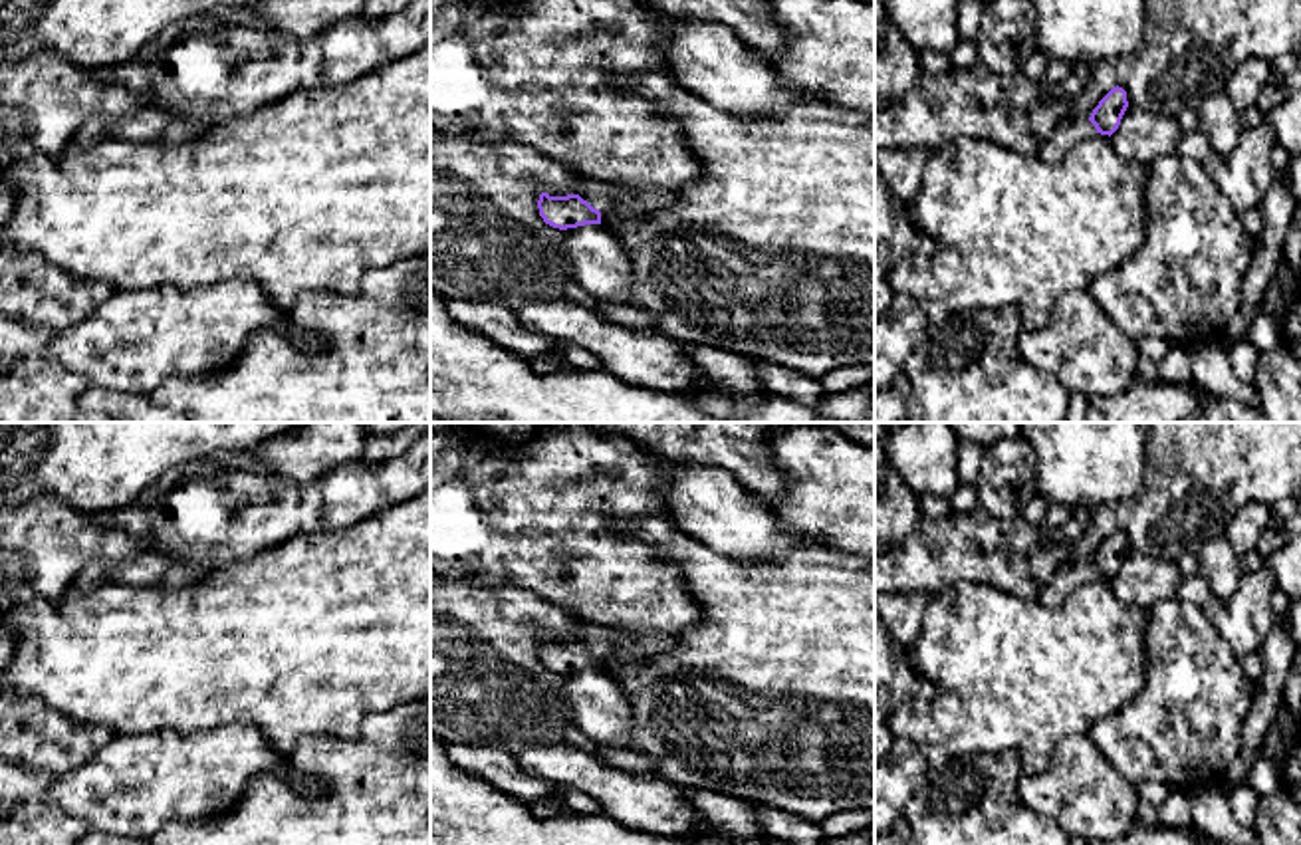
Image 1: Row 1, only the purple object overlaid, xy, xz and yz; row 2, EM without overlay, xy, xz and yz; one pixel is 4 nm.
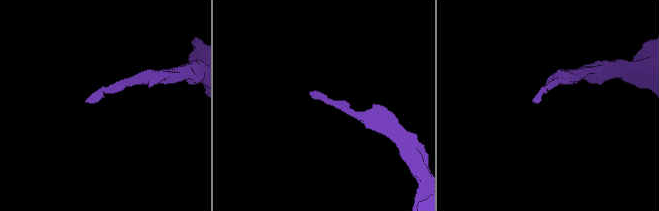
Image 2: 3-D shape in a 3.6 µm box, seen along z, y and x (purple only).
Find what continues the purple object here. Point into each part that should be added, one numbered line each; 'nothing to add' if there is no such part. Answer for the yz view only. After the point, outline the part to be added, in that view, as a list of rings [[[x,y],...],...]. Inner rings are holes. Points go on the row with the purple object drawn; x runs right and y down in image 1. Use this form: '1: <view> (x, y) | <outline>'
1: yz (1069, 131) | [[[1065,119],[1053,137],[1039,151],[1039,159],[1055,165],[1063,161],[1067,151],[1079,141],[1087,139],[1091,133],[1097,133],[1095,125],[1089,119]]]

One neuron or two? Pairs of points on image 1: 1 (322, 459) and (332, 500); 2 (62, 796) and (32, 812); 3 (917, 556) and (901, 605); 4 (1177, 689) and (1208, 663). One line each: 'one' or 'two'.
1: two
2: two
3: two
4: one

